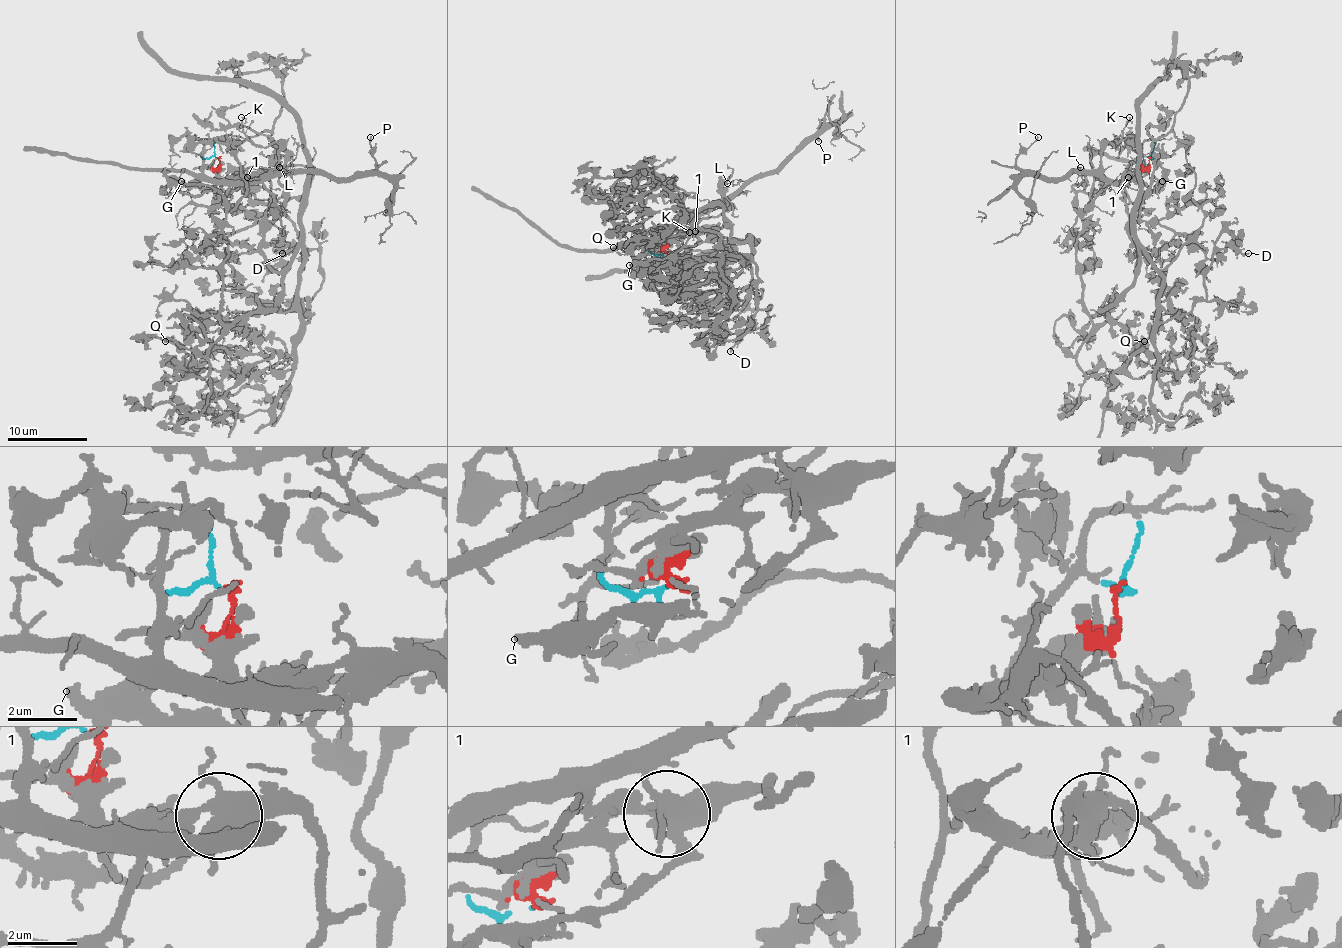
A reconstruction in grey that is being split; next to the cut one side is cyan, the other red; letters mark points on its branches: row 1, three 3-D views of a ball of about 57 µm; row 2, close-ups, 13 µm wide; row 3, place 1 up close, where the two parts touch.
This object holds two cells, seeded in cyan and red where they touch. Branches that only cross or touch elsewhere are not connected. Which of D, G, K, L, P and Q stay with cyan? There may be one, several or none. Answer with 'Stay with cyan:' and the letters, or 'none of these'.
Stay with cyan: K, L, P

